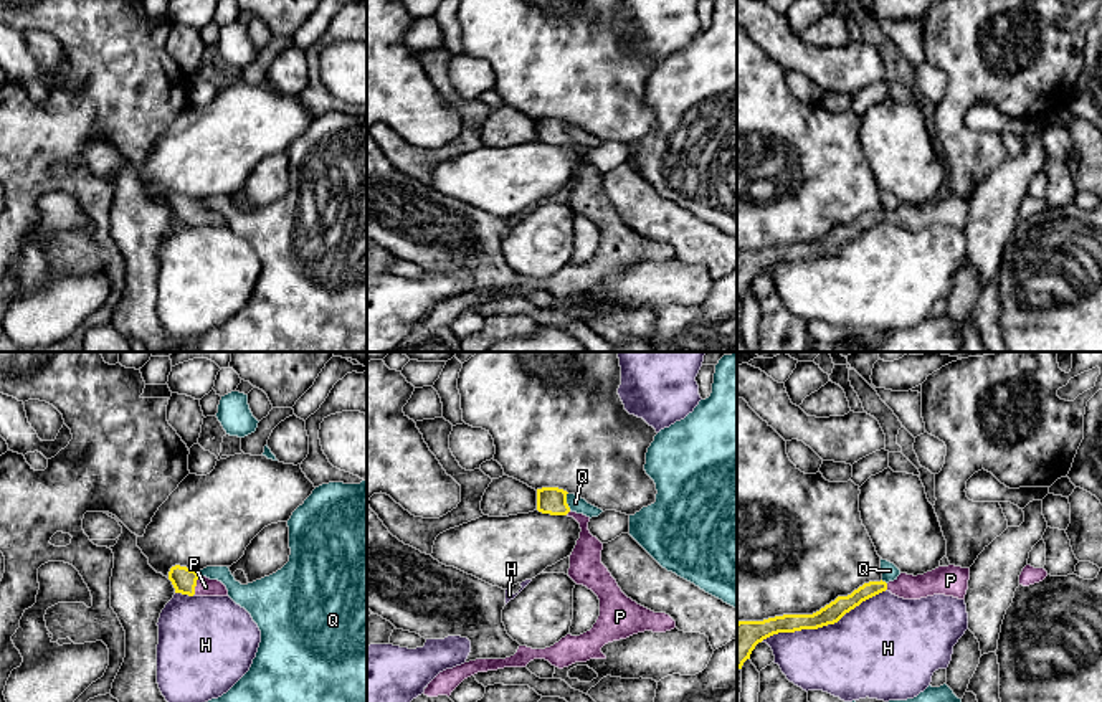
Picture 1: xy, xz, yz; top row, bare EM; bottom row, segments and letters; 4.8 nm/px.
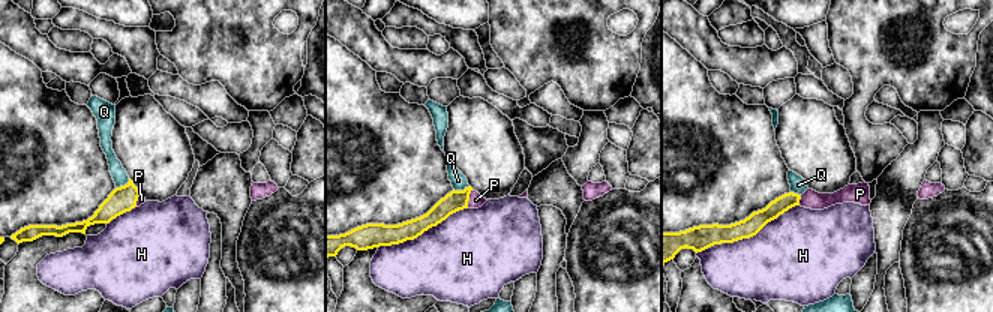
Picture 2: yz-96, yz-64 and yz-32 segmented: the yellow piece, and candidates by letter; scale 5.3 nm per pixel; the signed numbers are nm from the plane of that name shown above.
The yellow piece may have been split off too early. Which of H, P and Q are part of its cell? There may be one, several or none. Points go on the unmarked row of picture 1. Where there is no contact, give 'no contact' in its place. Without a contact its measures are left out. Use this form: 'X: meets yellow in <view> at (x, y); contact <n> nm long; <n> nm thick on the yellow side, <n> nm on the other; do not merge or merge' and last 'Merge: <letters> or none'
H: meets yellow in yz at (823, 255); contact 650 nm long; 100 nm thick on the yellow side, 420 nm on the other; do not merge
P: meets yellow in xy at (195, 215); contact 110 nm long; 120 nm thick on the yellow side, 90 nm on the other; merge
Q: meets yellow in xz at (565, 131); contact 90 nm long; 130 nm thick on the yellow side, 80 nm on the other; do not merge
Merge: P

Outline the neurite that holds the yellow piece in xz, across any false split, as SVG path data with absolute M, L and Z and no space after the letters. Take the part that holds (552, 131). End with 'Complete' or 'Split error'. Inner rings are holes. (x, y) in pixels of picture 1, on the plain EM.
M558 117L537 119L537 140L550 145L568 145L580 154L582 162L570 185L568 206L577 215L591 220L600 230L600 246L593 258L580 266L567 264L545 279L519 276L517 282L506 289L476 289L446 299L428 314L425 325L449 327L464 309L477 302L525 297L534 289L545 289L558 299L590 289L606 289L601 277L608 273L644 261L666 263L676 258L676 251L669 244L654 243L621 221L616 210L601 193L603 173L590 164L590 147L572 142L567 134L567 124Z. Split error

